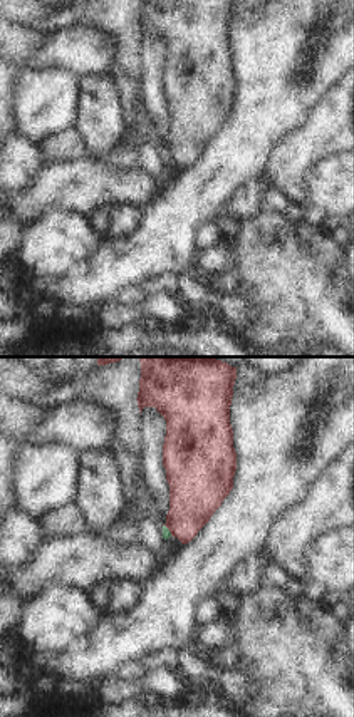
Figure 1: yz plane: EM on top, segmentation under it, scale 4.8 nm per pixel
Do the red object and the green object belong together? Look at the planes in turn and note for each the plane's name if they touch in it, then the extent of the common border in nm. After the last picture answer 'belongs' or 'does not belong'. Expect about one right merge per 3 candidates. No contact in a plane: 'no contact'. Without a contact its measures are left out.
contact in yz; length 70 nm

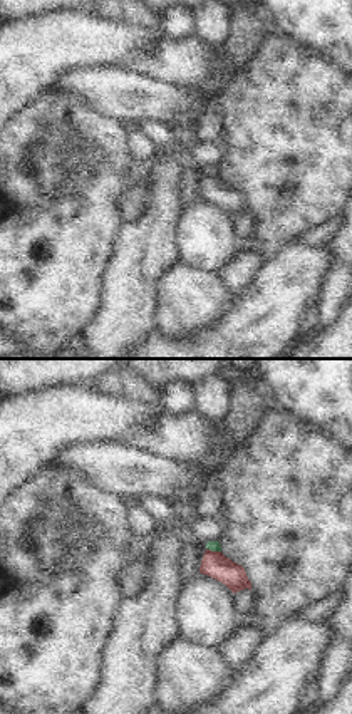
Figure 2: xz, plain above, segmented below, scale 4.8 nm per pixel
contact in xz; length 70 nm

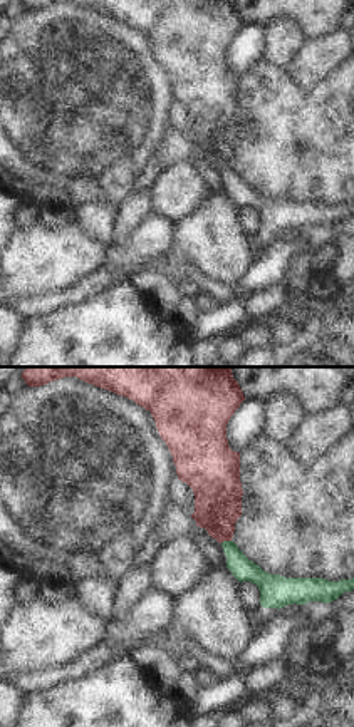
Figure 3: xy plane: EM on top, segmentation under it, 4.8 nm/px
contact in xy; length 50 nm

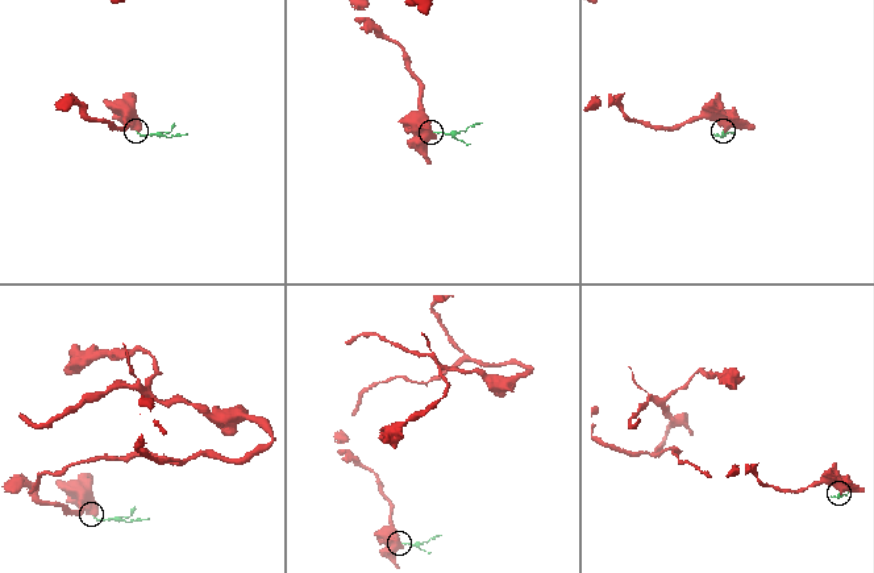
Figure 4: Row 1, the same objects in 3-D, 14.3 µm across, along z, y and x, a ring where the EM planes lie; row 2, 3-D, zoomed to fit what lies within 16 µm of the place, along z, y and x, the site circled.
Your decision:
does not belong

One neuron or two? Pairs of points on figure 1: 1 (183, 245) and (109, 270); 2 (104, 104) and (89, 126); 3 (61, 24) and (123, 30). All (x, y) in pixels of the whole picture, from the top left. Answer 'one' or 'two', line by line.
1: one
2: one
3: one

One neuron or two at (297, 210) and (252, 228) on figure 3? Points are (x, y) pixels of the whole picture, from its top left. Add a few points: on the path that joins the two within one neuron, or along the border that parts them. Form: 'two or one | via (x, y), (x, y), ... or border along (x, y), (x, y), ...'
two | border along (242, 205), (259, 215), (252, 237)

